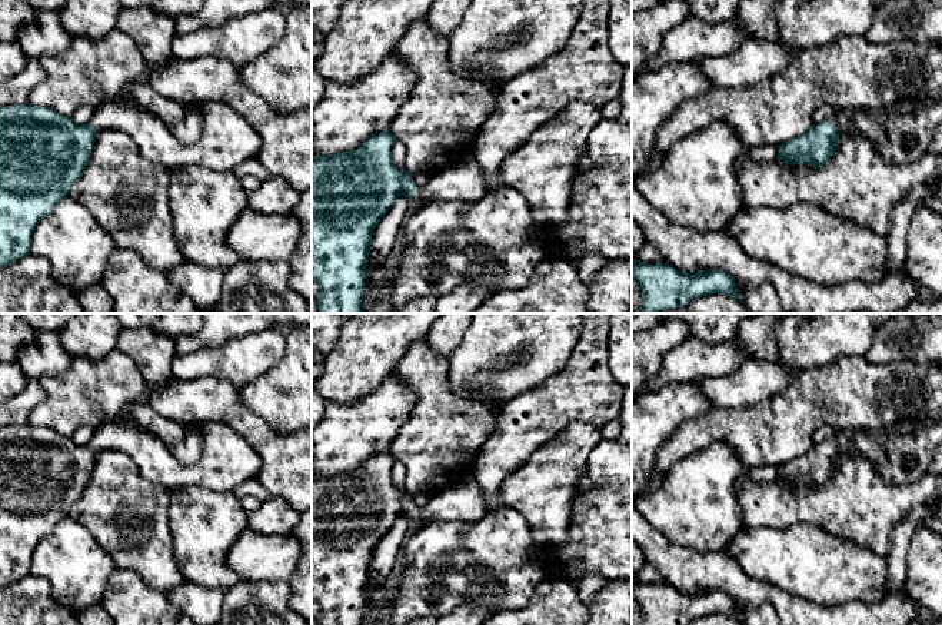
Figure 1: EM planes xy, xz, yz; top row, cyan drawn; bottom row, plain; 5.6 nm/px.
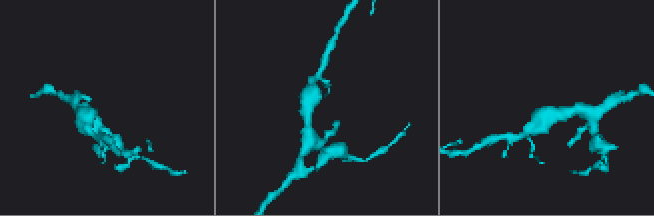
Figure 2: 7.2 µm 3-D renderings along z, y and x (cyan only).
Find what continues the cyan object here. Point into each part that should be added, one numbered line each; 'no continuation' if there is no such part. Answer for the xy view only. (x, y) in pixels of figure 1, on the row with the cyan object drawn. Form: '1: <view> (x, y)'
1: xy (227, 140)

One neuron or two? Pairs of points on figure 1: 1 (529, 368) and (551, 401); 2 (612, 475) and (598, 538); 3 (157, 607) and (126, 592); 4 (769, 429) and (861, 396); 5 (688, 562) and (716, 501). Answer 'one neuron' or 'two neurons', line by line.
1: two neurons
2: one neuron
3: one neuron
4: one neuron
5: two neurons

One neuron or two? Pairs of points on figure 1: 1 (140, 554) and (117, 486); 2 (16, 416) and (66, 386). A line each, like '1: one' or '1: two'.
1: one
2: two

